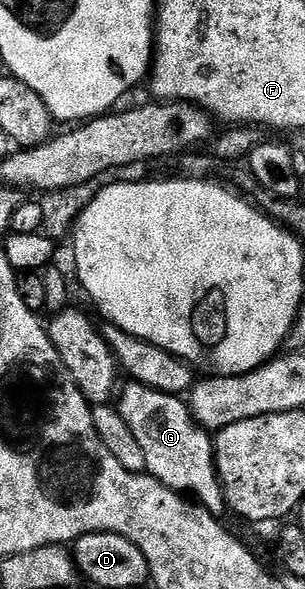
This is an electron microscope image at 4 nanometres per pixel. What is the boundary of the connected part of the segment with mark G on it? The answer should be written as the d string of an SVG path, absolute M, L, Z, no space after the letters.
M132 379L126 382L120 386L115 407L119 415L123 415L127 427L131 427L147 459L145 472L179 495L188 495L201 508L211 511L214 517L224 518L227 506L213 454L214 438L193 420L188 404L180 396L155 391Z

